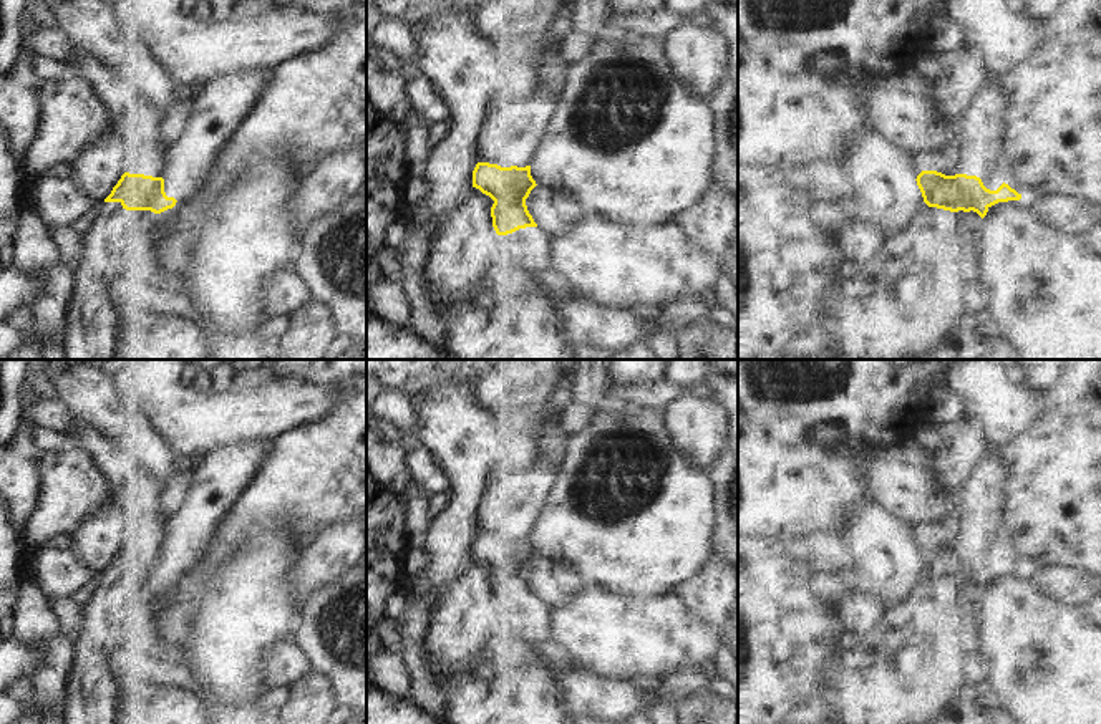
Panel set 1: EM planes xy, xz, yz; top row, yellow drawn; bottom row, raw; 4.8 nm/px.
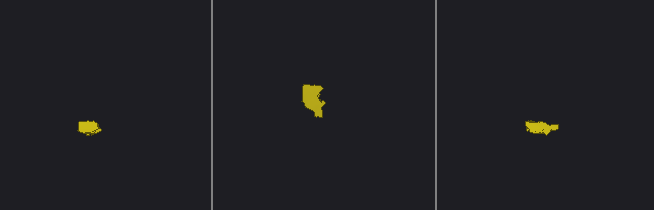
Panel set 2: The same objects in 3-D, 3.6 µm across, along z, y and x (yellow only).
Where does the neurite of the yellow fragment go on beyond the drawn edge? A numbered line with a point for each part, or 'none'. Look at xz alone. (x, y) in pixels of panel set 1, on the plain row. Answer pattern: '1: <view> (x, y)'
1: xz (534, 617)

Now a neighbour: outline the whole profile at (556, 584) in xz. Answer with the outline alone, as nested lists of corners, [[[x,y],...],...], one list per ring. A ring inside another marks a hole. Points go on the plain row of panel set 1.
[[[539,557],[531,562],[526,577],[537,598],[552,608],[565,606],[590,588],[574,565]]]

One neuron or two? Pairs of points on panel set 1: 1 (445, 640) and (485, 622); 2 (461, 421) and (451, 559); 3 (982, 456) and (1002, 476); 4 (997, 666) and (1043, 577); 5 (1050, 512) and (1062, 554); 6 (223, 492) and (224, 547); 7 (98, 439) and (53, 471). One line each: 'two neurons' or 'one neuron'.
1: one neuron
2: one neuron
3: two neurons
4: two neurons
5: one neuron
6: two neurons
7: two neurons

